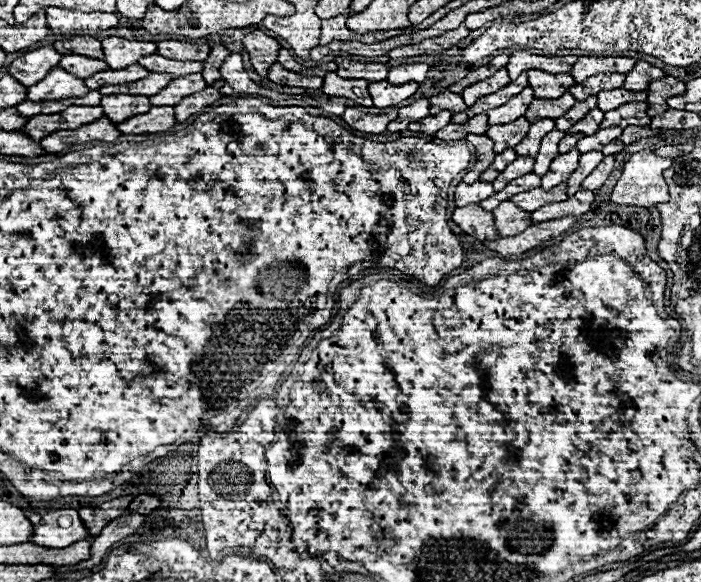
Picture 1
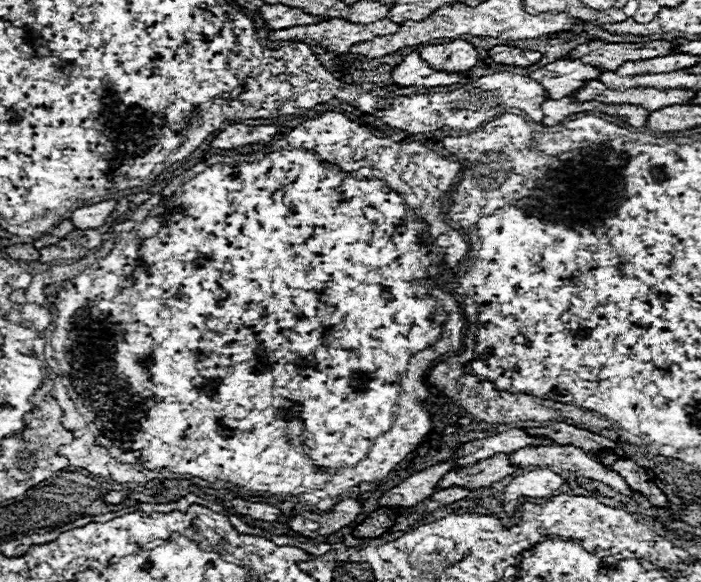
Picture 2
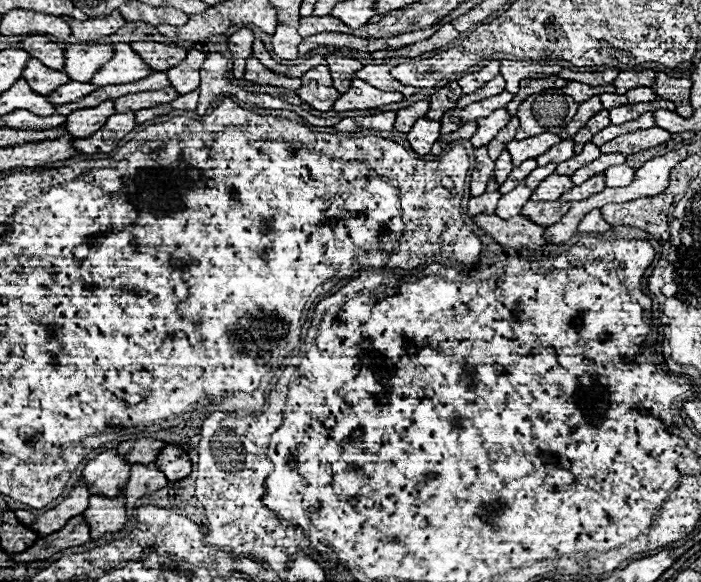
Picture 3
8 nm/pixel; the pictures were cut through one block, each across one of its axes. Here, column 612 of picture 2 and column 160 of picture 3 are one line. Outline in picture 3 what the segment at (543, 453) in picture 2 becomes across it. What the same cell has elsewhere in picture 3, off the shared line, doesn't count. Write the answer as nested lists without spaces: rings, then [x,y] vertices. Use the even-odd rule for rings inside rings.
[[[154,464],[150,466],[132,466],[130,468],[130,476],[124,488],[124,502],[126,508],[134,508],[136,500],[140,500],[142,496],[154,494],[156,490],[164,488],[168,484],[166,476],[154,468]]]

